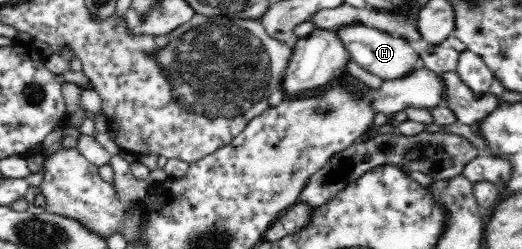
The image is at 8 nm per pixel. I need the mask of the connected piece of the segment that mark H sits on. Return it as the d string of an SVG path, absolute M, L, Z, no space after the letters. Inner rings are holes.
M362 22L342 24L342 26L338 26L334 30L346 47L351 61L356 62L364 70L380 76L384 81L401 77L414 68L414 59L417 55L408 43L406 43L406 39L396 31L388 33L388 31L373 28Z

